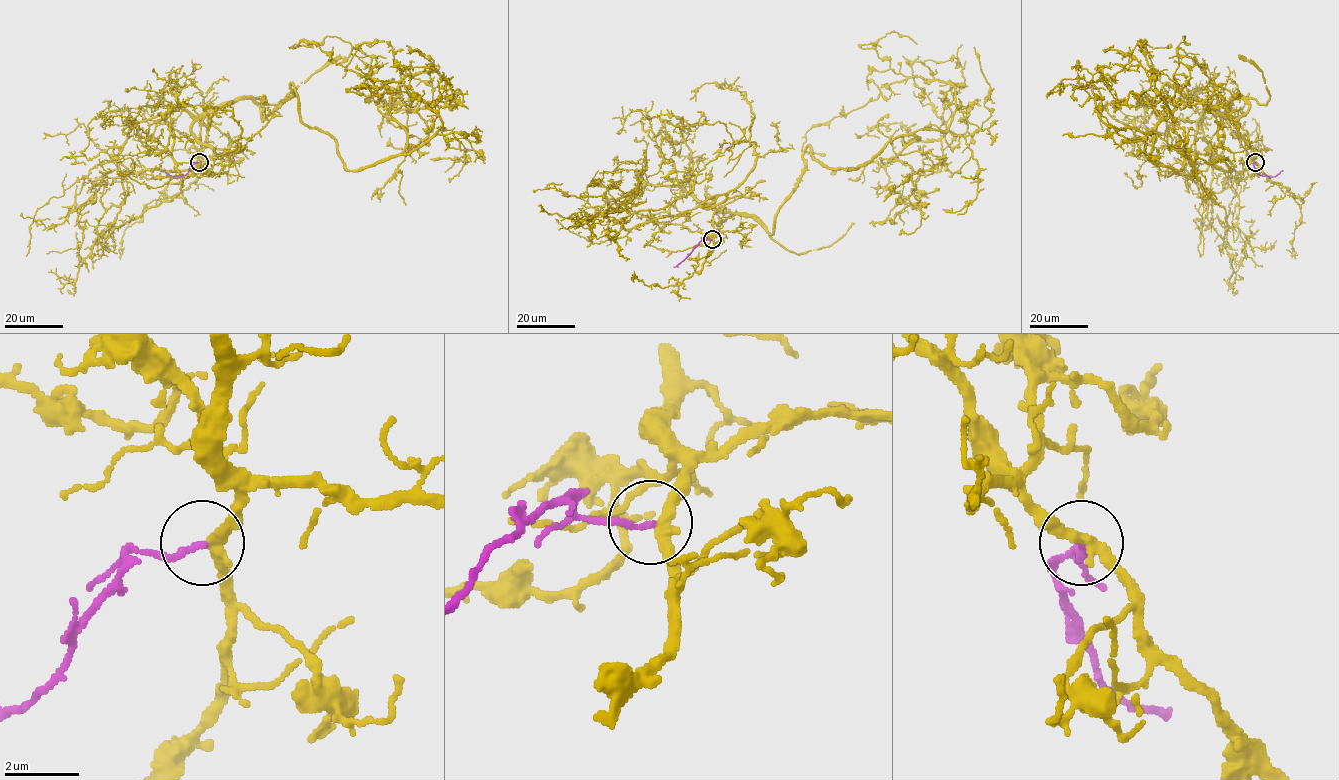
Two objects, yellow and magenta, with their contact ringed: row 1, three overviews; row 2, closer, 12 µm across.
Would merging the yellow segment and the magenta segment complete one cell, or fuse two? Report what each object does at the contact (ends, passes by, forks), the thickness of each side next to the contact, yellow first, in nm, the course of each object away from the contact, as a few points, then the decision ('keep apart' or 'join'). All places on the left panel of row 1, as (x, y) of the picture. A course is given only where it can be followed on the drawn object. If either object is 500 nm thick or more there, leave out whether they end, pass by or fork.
yellow passes by; magenta ends there; 300 nm thick on the yellow side, 160 nm on the other; yellow runs (200, 162), (209, 113), (263, 120), (291, 83), (347, 170), (443, 129), (402, 81), (289, 47), (313, 48); magenta runs (199, 162), (194, 163), (183, 176), (172, 177), (161, 171); join

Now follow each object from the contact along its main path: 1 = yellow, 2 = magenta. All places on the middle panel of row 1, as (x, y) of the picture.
1: (712, 240), (955, 88), (883, 86), (825, 154)
2: (712, 240), (705, 237), (673, 267)

